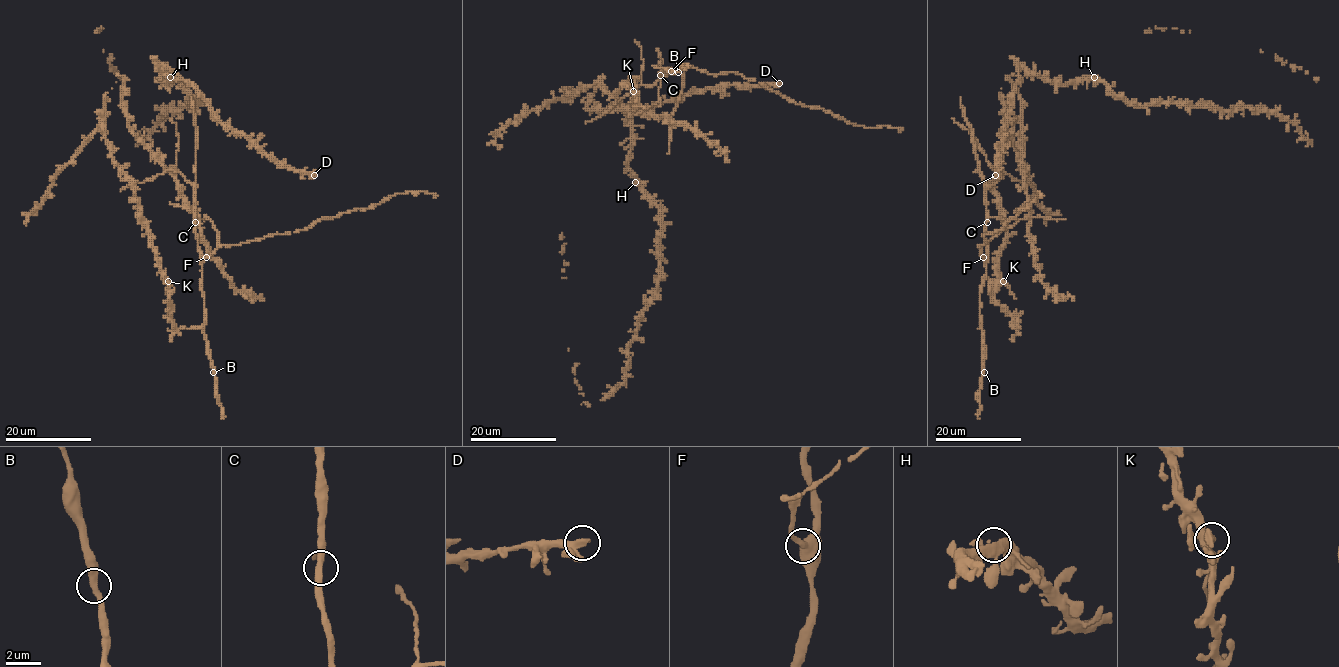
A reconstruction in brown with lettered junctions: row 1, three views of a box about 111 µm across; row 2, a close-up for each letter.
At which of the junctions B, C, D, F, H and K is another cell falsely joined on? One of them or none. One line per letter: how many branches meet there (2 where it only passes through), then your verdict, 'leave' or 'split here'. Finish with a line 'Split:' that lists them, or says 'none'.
B: 2 | leave
C: 2 | leave
D: 2 | leave
F: 2 | leave
H: 2 | leave
K: 2 | split here
Split: K

